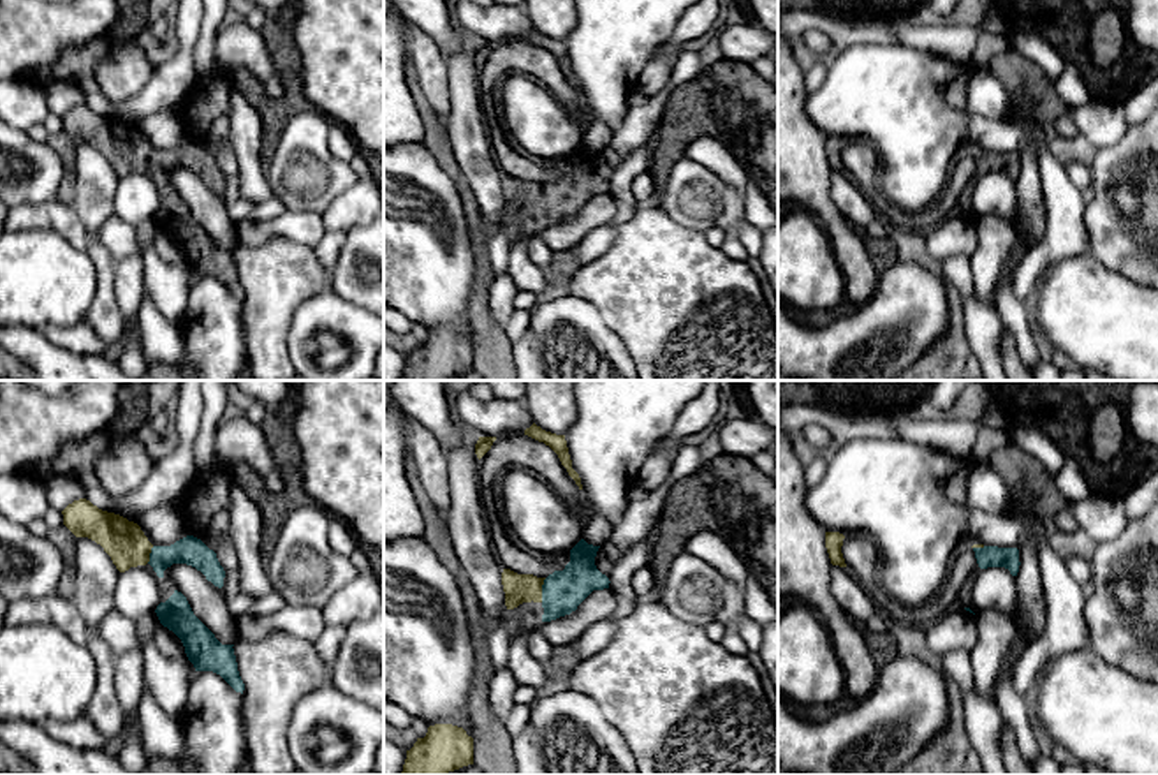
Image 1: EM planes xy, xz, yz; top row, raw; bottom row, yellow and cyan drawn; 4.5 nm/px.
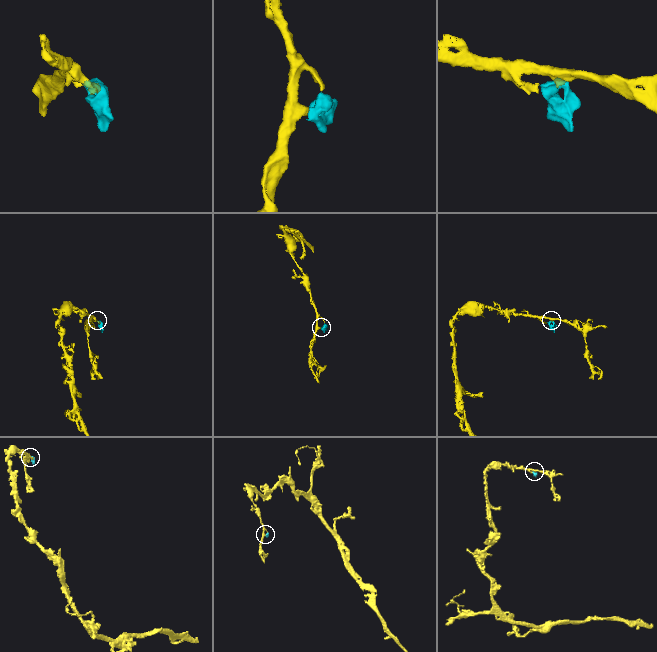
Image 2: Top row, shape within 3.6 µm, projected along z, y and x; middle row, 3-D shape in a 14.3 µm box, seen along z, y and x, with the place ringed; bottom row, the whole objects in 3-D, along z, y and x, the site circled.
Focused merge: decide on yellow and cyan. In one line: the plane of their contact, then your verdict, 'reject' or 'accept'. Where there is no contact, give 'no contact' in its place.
xz | accept

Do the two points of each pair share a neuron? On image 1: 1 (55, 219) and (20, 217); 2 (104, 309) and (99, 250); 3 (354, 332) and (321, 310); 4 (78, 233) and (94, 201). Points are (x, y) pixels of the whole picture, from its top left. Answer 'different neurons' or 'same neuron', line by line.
1: same neuron
2: same neuron
3: same neuron
4: different neurons

